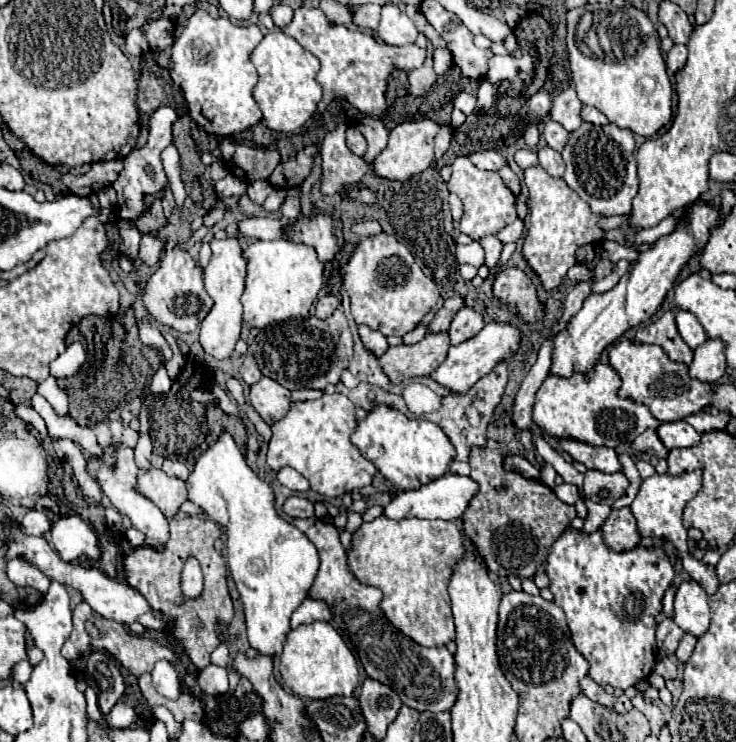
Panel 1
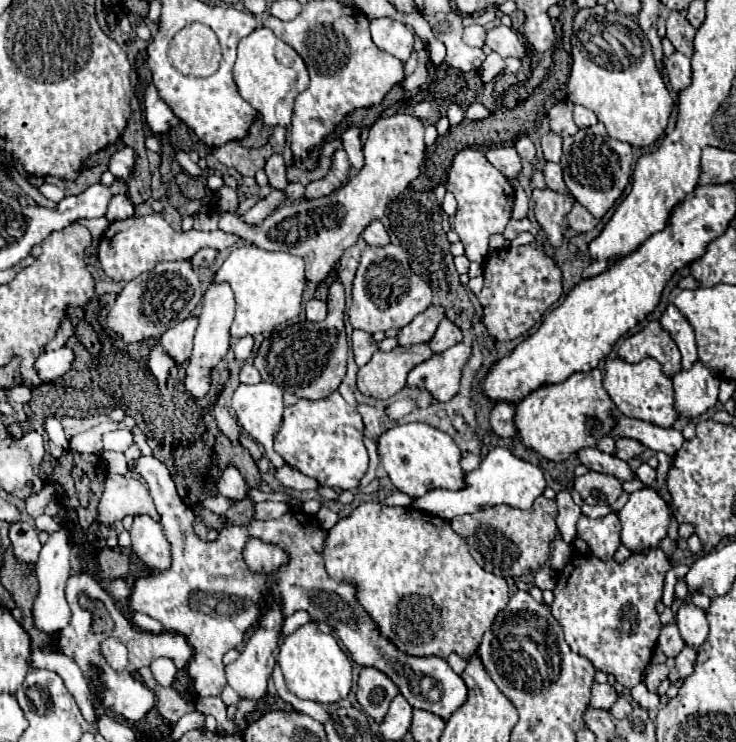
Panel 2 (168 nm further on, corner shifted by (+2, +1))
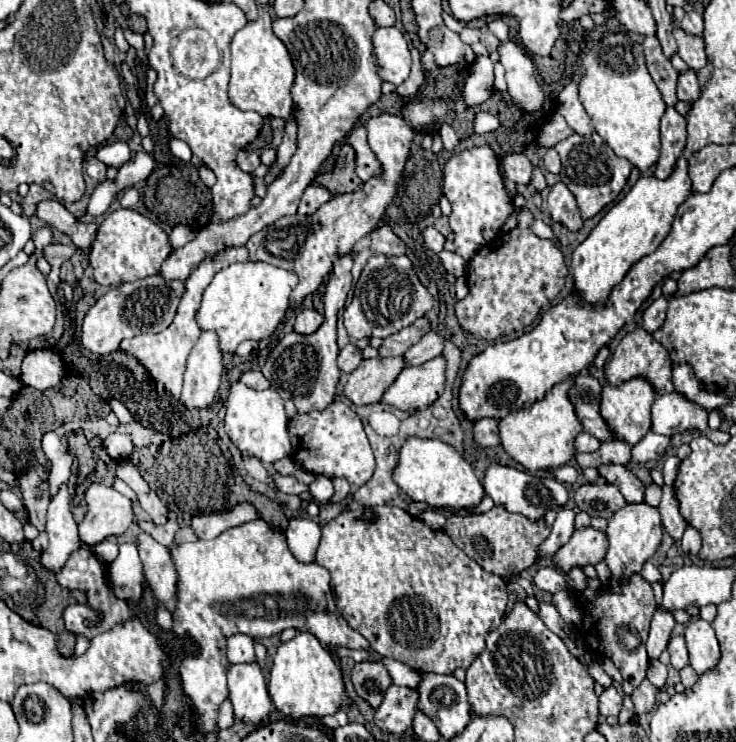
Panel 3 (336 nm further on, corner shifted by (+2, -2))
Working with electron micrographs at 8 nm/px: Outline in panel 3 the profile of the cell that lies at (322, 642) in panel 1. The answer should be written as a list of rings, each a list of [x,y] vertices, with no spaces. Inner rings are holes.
[[[298,632],[292,640],[278,646],[268,680],[268,692],[274,706],[286,716],[326,716],[336,714],[340,708],[344,698],[344,682],[338,662],[326,652],[320,640],[310,632]]]

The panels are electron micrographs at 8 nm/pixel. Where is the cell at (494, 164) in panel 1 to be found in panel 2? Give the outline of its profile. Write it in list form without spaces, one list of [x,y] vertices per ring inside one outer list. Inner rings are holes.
[[[492,147],[488,149],[486,159],[508,179],[516,179],[522,171],[522,159],[514,147]]]

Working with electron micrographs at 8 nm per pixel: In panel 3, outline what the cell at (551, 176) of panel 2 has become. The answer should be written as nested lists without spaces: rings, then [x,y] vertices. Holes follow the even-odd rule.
[[[556,182],[548,194],[548,210],[554,222],[566,226],[570,232],[578,232],[584,226],[578,202],[574,194],[562,184]]]

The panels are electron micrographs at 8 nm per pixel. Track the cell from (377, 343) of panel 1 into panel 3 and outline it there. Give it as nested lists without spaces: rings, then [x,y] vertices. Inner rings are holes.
[[[350,342],[346,348],[340,350],[338,368],[340,368],[342,372],[346,372],[346,374],[354,372],[354,370],[360,366],[360,362],[362,362],[362,352],[360,352],[360,348],[358,348],[354,342]]]

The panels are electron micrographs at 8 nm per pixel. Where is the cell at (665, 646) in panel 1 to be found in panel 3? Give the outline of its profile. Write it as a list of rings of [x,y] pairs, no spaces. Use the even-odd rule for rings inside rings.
[[[674,636],[668,642],[668,652],[670,652],[670,664],[680,670],[688,664],[688,650],[686,650],[686,642],[684,636]]]

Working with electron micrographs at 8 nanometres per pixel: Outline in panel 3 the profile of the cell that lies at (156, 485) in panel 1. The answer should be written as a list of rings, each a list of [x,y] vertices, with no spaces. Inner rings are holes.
[[[92,484],[86,490],[88,512],[82,524],[78,524],[80,538],[86,544],[98,544],[108,536],[120,536],[134,522],[134,504],[114,488],[104,484]]]

